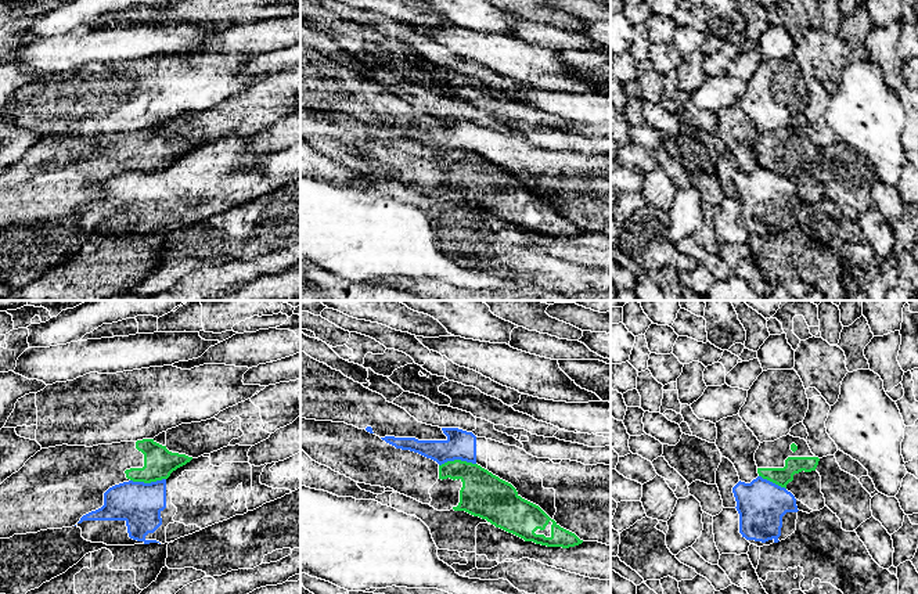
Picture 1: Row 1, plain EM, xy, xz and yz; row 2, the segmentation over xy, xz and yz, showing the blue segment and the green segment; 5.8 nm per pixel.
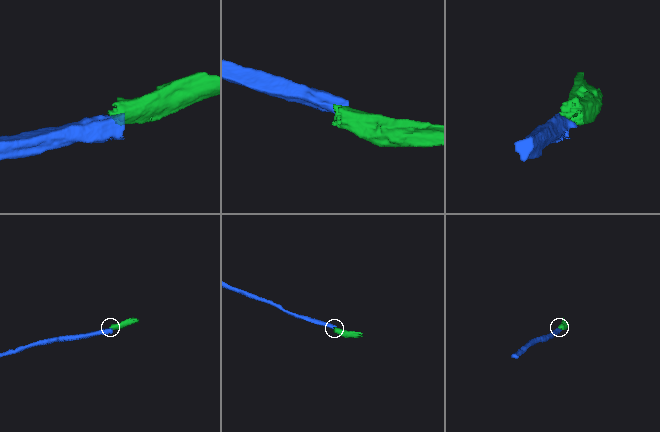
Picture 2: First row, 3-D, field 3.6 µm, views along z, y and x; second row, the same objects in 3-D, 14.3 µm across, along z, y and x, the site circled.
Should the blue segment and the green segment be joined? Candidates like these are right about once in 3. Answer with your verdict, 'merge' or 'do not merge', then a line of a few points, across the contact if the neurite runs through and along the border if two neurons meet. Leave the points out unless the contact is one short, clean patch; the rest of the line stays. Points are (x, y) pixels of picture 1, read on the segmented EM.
do not merge | xz (475, 463), (454, 460), (439, 465)

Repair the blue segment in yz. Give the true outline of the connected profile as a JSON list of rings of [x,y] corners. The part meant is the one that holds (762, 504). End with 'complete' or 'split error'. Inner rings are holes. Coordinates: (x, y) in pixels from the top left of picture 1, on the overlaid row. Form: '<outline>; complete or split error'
[[[762,476],[732,487],[739,514],[739,533],[750,544],[770,546],[785,540],[796,530],[798,505],[795,496]]]; split error

